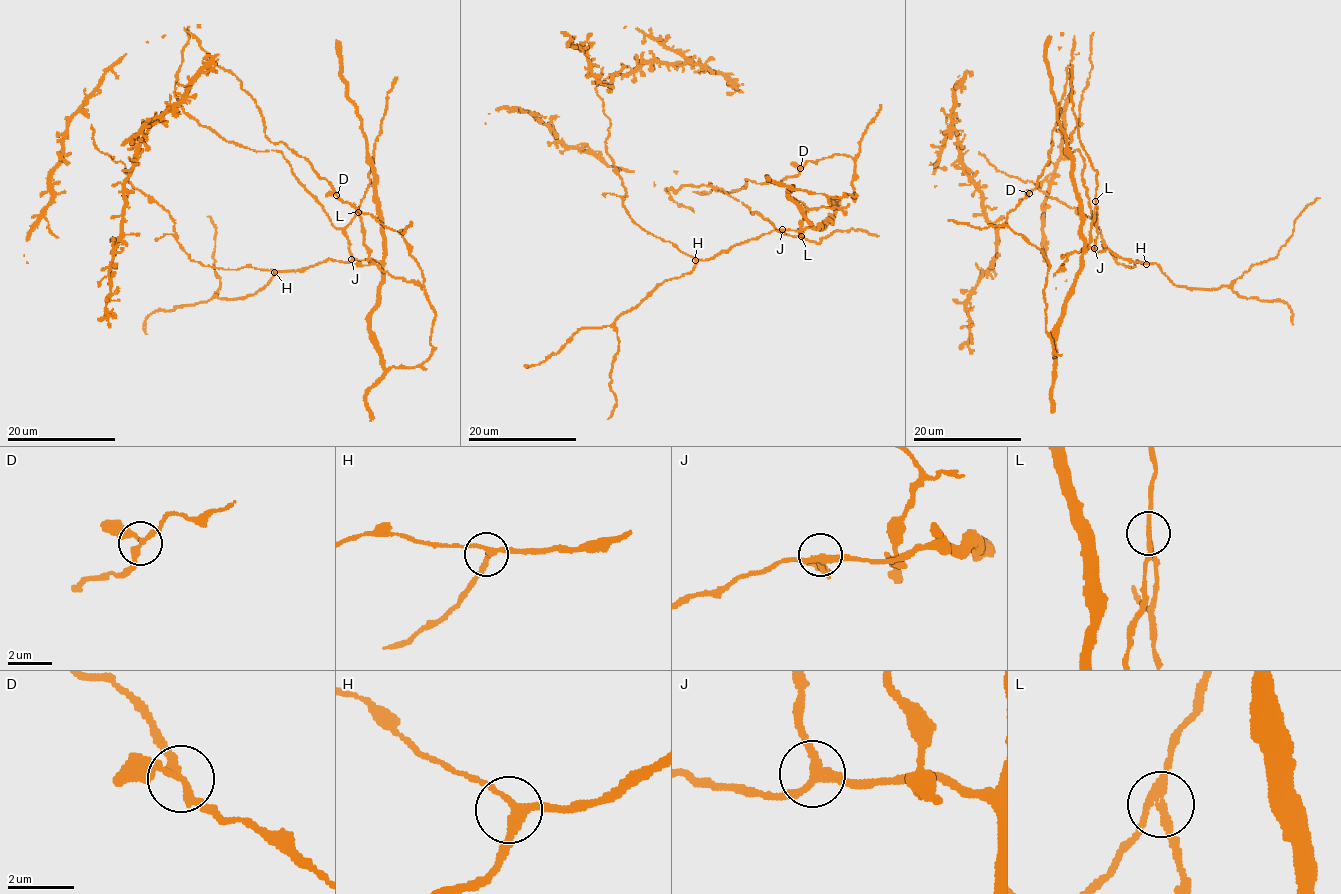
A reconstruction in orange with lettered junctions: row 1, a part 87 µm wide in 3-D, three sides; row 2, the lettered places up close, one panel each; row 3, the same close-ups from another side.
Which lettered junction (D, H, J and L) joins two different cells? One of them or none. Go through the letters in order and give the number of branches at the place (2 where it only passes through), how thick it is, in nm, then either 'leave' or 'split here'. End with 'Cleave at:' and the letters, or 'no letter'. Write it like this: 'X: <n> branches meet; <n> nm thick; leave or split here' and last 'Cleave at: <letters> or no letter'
D: 3 branches meet; 220 nm thick; leave
H: 3 branches meet; 200 nm thick; leave
J: 3 branches meet; 220 nm thick; leave
L: 3 branches meet; 180 nm thick; split here
Cleave at: L

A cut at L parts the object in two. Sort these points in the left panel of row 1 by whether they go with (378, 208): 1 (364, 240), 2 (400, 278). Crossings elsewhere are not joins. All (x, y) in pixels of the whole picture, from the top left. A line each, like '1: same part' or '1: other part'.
1: other part
2: other part

